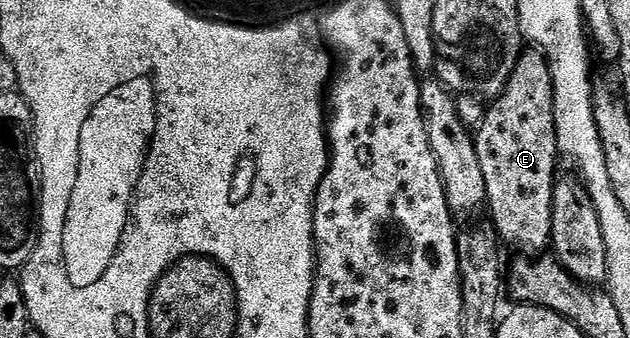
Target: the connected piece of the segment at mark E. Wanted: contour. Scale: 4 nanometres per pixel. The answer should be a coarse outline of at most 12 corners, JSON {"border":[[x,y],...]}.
{"border":[[520,54],[474,137],[485,204],[519,254],[551,248],[551,67]]}

